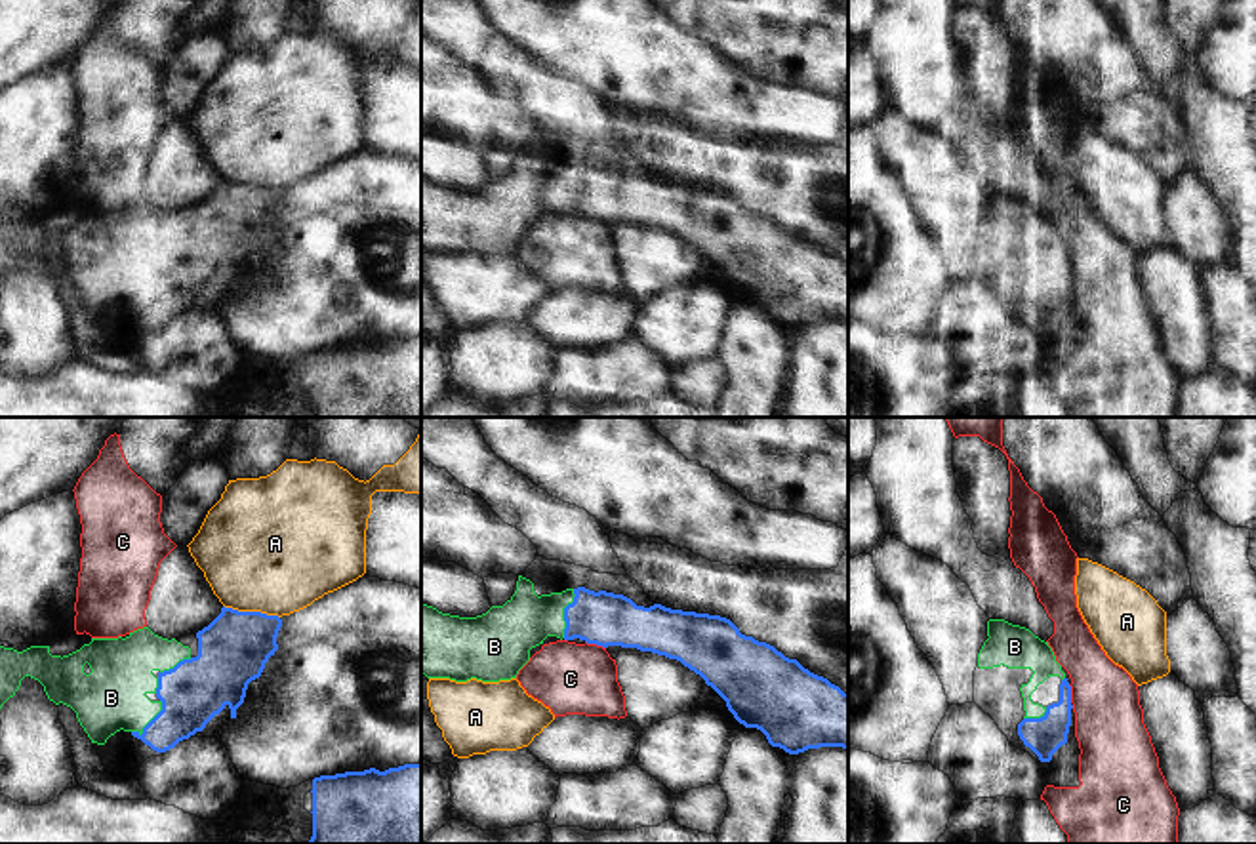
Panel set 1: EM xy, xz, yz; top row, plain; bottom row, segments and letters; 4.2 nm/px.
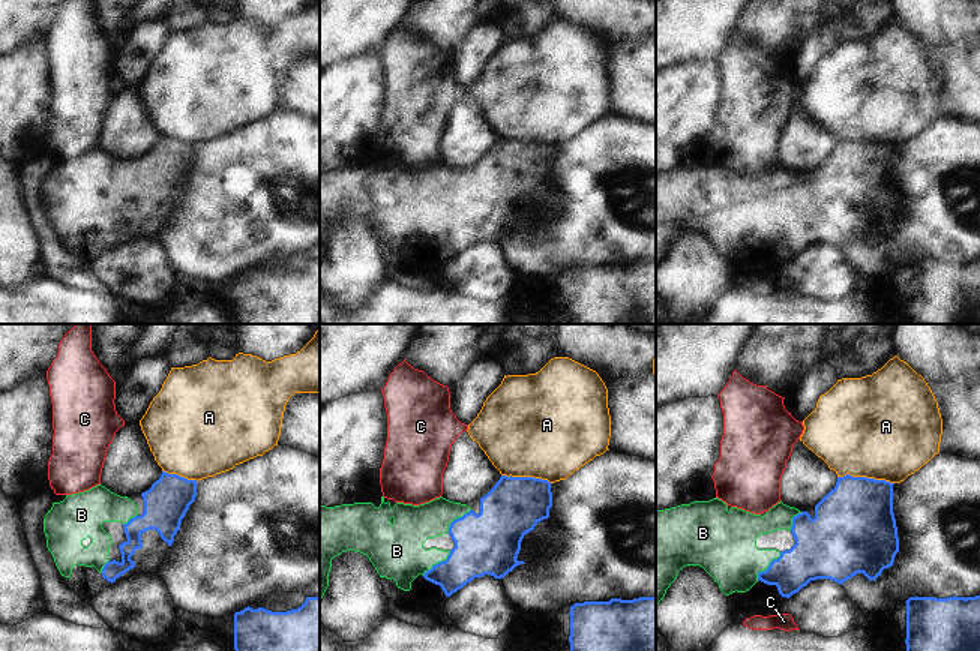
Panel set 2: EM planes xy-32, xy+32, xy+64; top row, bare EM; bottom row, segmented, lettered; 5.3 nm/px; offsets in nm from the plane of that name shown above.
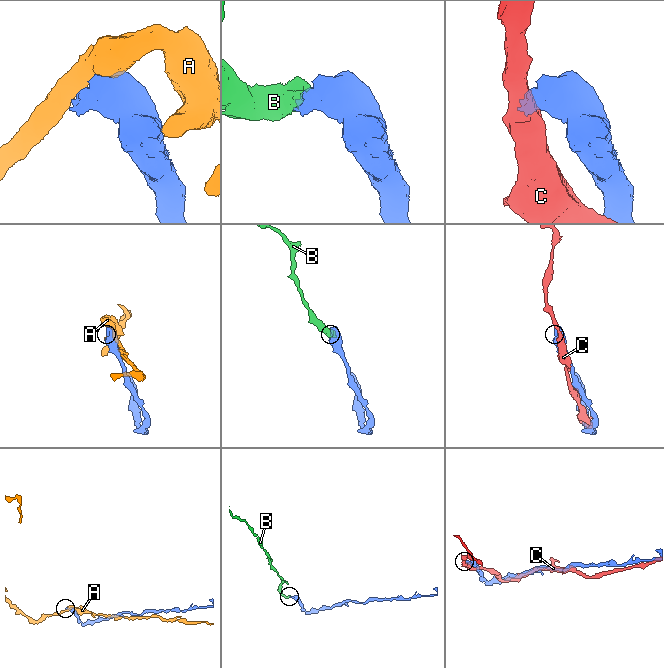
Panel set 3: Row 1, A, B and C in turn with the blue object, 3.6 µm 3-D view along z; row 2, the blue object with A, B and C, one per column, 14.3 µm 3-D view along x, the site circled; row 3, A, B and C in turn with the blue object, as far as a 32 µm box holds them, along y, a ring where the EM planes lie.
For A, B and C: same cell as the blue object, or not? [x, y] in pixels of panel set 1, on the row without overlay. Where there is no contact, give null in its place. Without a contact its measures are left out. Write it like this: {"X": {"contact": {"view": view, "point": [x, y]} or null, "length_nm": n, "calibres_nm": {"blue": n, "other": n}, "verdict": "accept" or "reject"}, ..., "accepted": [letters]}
{"A": {"contact": {"view": "xy", "point": [252, 185]}, "length_nm": 240, "calibres_nm": {"blue": 300, "other": 480}, "verdict": "reject"}, "B": {"contact": {"view": "xz", "point": [565, 187]}, "length_nm": 220, "calibres_nm": {"blue": 220, "other": 240}, "verdict": "accept"}, "C": {"contact": {"view": "xz", "point": [595, 216]}, "length_nm": 90, "calibres_nm": {"blue": 220, "other": 300}, "verdict": "reject"}, "accepted": ["B"]}

